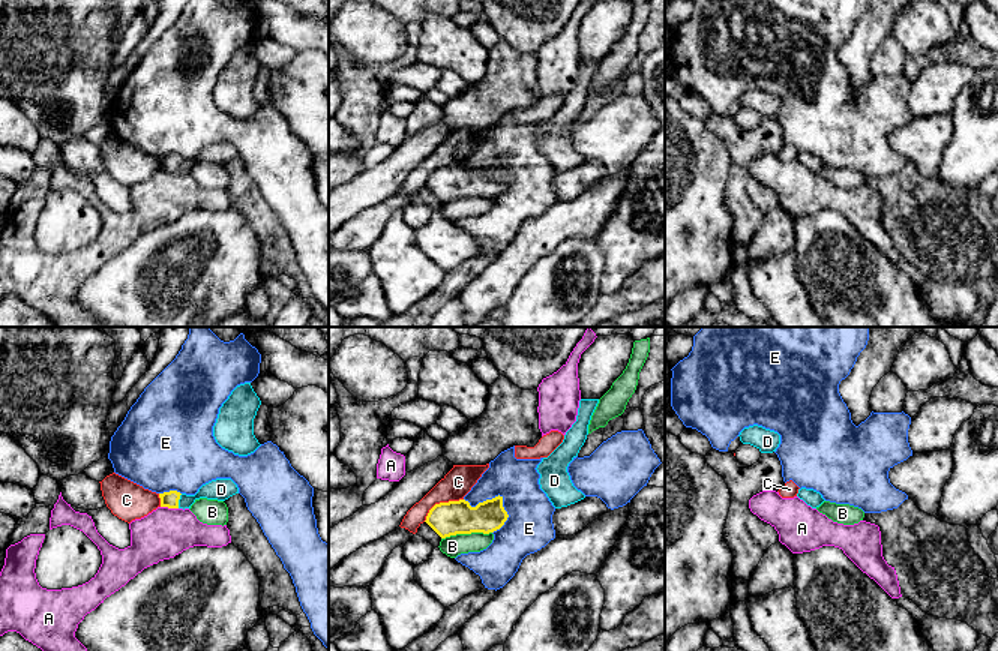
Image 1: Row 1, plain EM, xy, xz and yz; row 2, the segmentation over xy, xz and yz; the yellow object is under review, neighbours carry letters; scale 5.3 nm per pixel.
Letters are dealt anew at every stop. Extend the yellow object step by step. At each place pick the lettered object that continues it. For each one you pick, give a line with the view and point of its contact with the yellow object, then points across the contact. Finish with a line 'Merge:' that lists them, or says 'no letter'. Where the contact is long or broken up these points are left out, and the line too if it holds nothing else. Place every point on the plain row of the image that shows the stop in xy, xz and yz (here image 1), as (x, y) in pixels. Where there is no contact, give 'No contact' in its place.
D: Touches yellow at xy (177, 165). Path across: xy (170, 164), (177, 165), (221, 153)
Merge: D

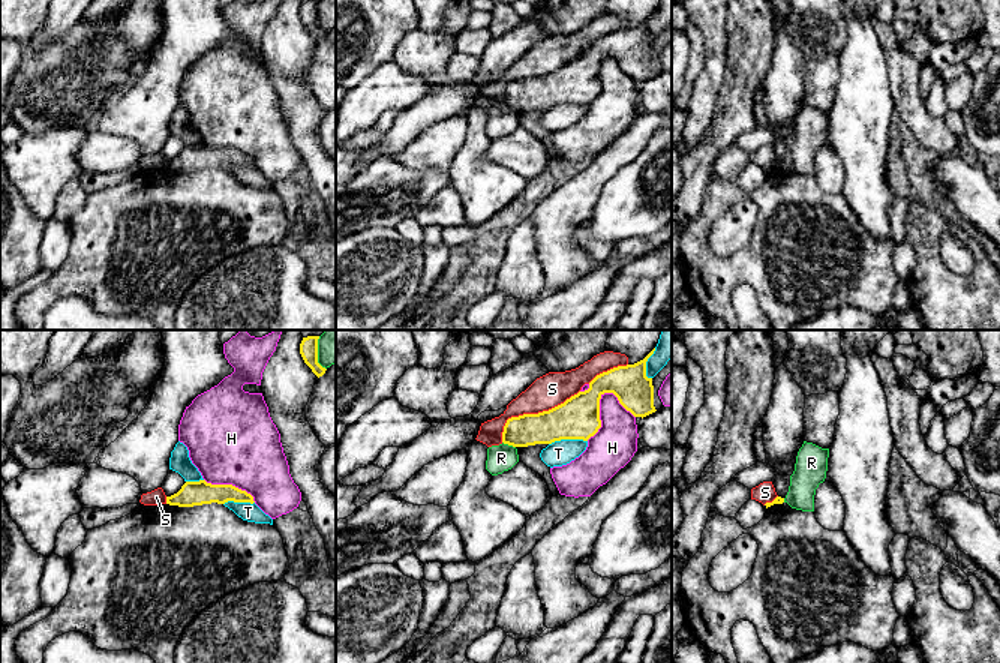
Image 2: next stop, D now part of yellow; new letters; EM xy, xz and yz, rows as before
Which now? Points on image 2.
Merge: no letter

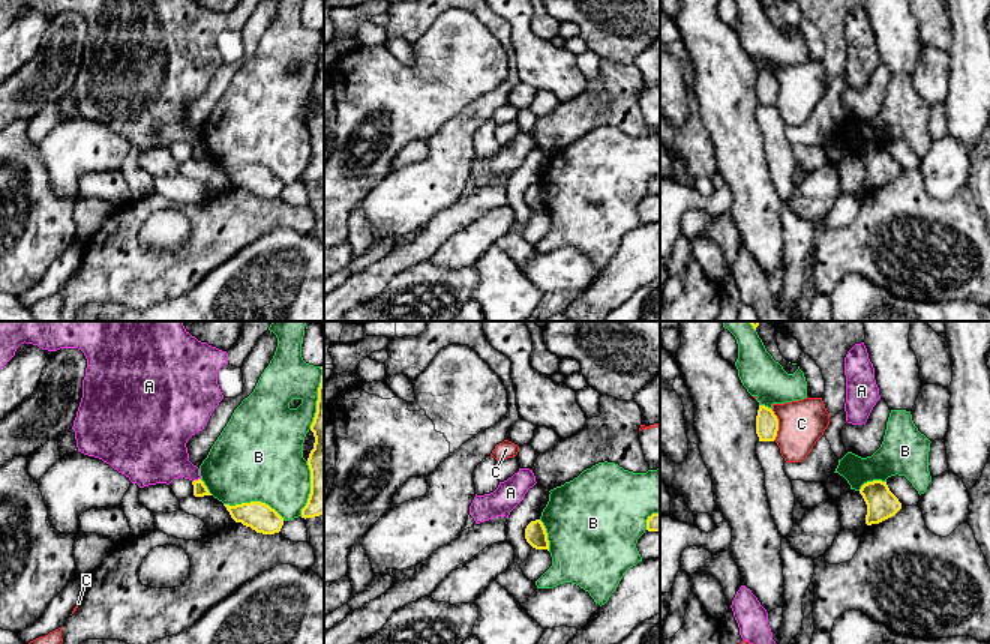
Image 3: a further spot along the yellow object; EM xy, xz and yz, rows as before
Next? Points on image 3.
Merge: no letter

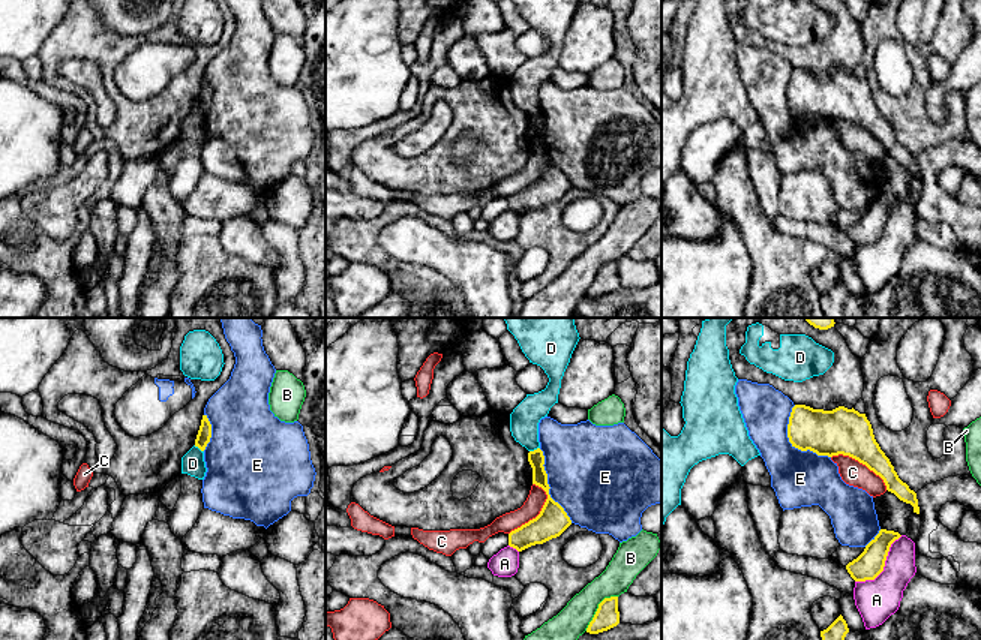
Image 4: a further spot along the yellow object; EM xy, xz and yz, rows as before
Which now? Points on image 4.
Merge: no letter

